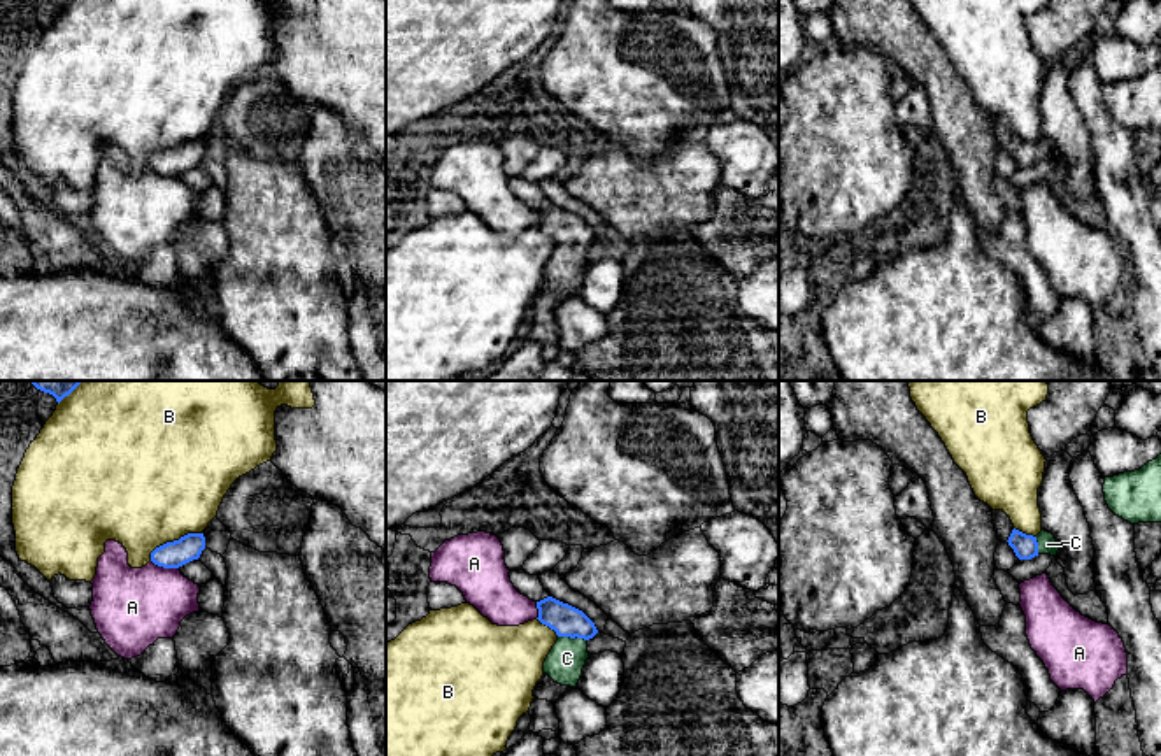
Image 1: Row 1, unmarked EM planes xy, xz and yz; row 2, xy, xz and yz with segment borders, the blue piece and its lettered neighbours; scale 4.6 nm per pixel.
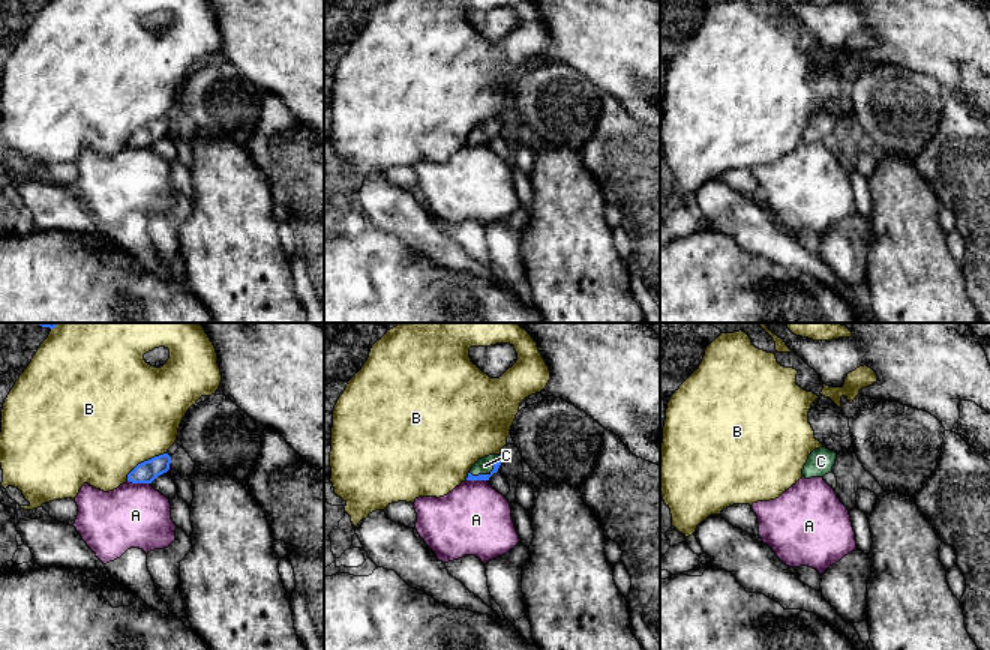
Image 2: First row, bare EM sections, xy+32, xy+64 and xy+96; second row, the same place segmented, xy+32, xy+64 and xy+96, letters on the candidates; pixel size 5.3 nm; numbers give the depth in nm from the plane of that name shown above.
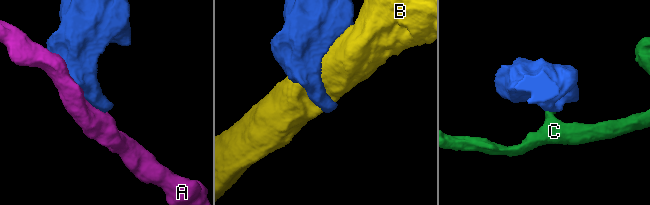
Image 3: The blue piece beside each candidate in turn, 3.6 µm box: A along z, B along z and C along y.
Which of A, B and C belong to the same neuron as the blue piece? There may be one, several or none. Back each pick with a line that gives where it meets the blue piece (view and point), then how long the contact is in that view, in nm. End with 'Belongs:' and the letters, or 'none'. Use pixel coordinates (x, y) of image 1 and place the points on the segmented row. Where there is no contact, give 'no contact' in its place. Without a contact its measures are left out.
C: xz (572, 637) | 140 nm
Belongs: C

